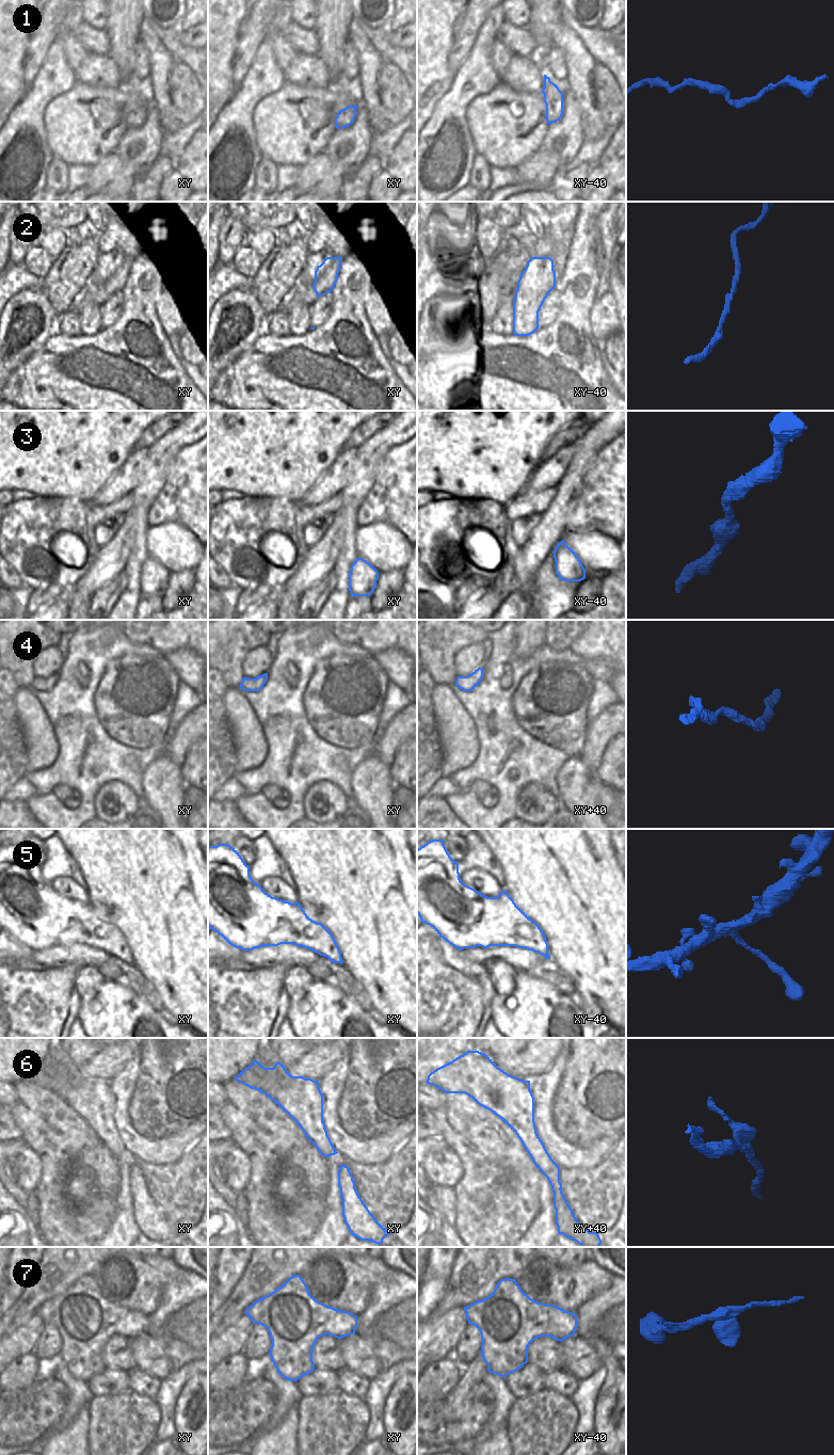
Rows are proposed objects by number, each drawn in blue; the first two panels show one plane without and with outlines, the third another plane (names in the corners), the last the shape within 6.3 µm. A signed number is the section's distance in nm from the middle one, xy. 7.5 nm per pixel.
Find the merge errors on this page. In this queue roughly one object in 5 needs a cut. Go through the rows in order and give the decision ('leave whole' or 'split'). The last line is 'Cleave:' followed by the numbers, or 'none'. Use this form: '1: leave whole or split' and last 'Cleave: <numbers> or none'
1: leave whole
2: leave whole
3: leave whole
4: leave whole
5: leave whole
6: split
7: leave whole
Cleave: 6

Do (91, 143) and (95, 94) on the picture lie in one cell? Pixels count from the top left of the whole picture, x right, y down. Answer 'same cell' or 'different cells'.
same cell

